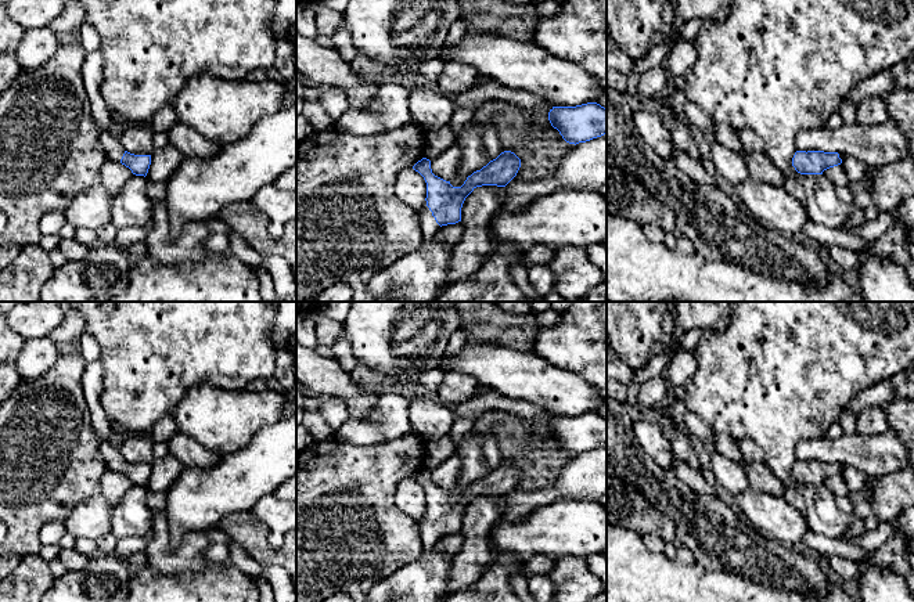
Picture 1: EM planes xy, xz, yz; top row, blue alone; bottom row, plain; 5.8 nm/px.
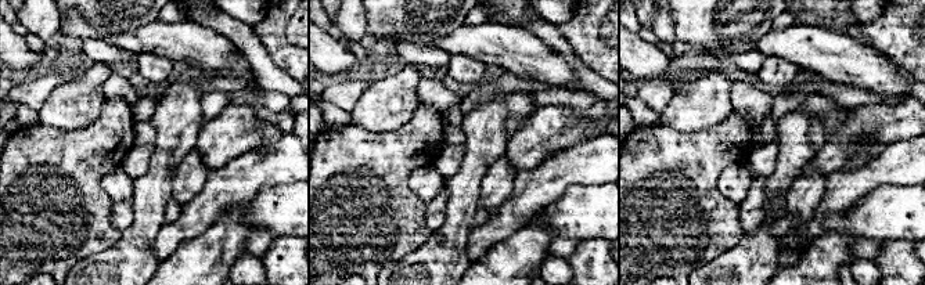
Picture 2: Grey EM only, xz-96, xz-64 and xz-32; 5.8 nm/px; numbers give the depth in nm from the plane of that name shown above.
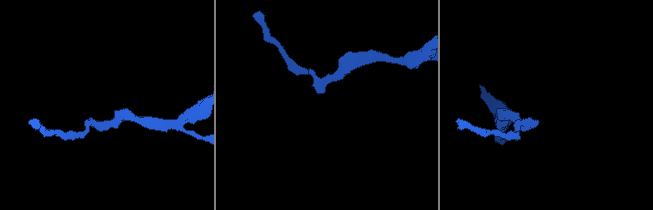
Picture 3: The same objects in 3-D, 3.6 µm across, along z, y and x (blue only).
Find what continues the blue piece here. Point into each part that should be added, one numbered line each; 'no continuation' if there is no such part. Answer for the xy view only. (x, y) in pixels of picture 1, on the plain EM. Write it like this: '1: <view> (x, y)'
1: xy (111, 453)

